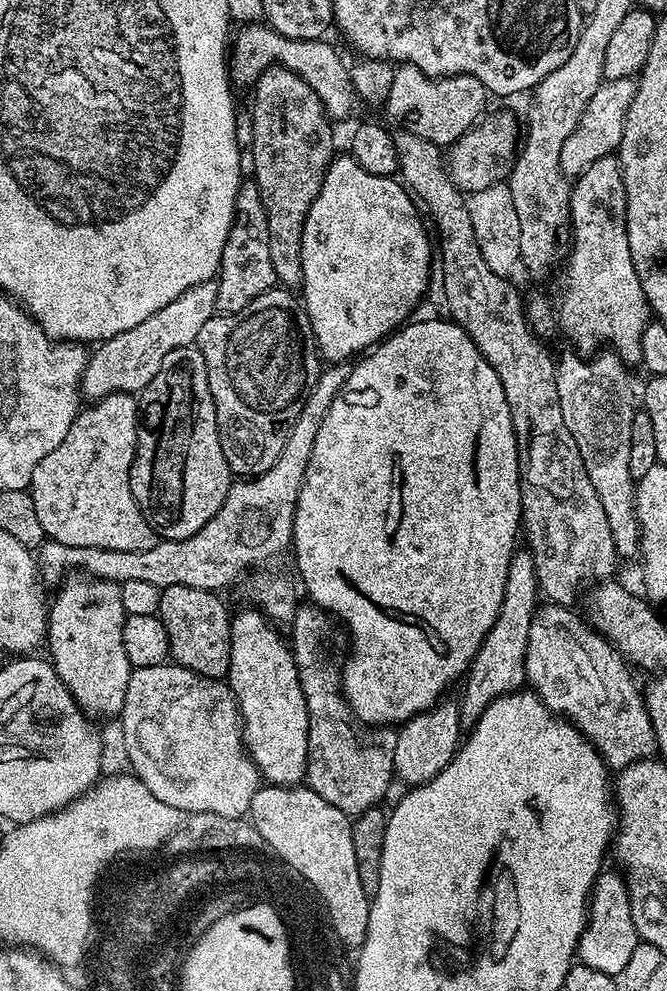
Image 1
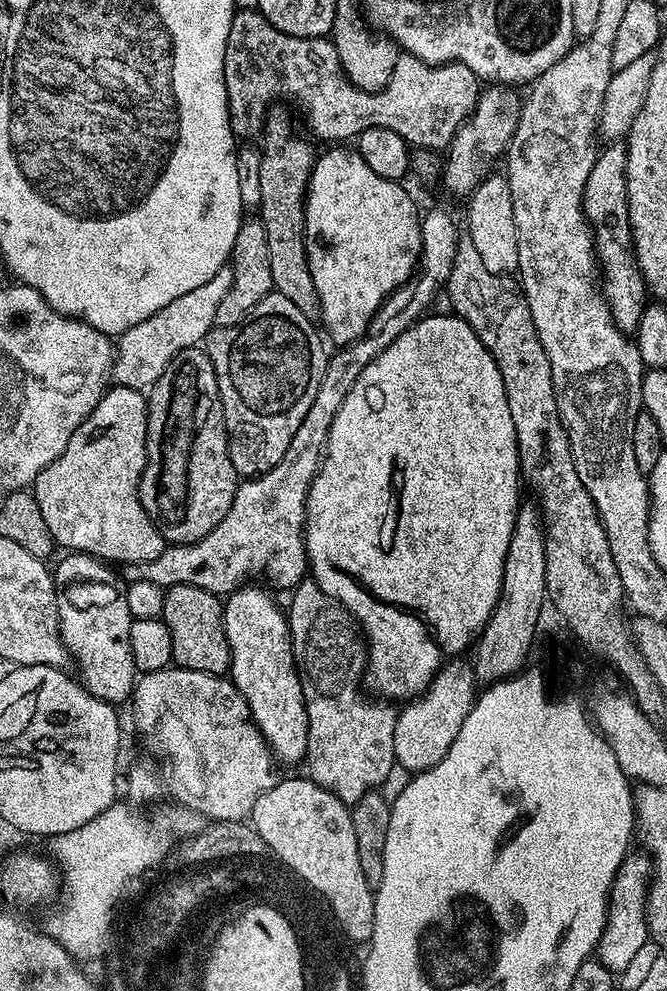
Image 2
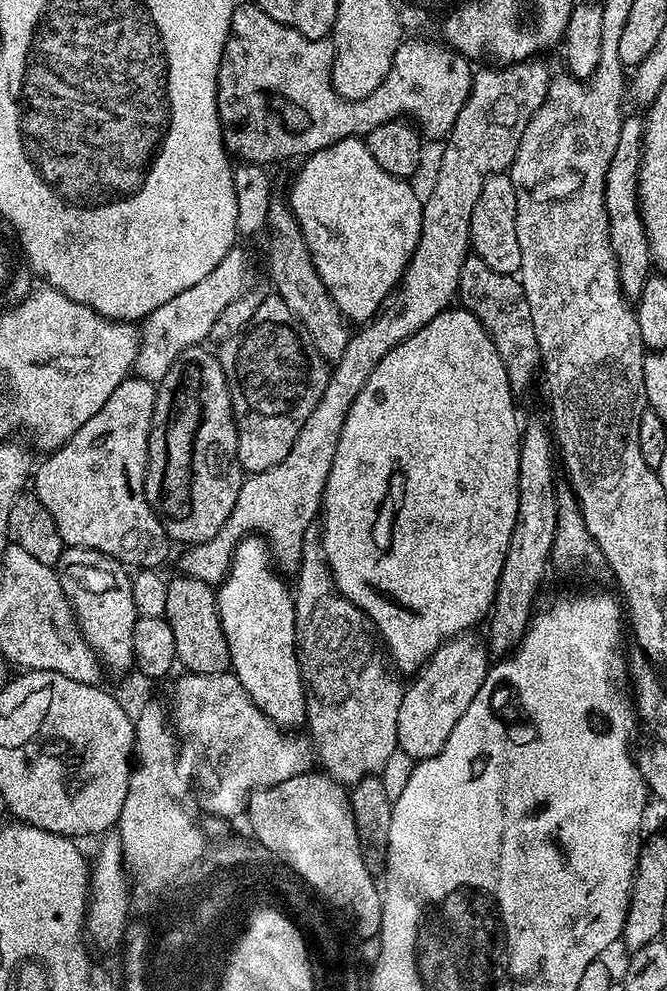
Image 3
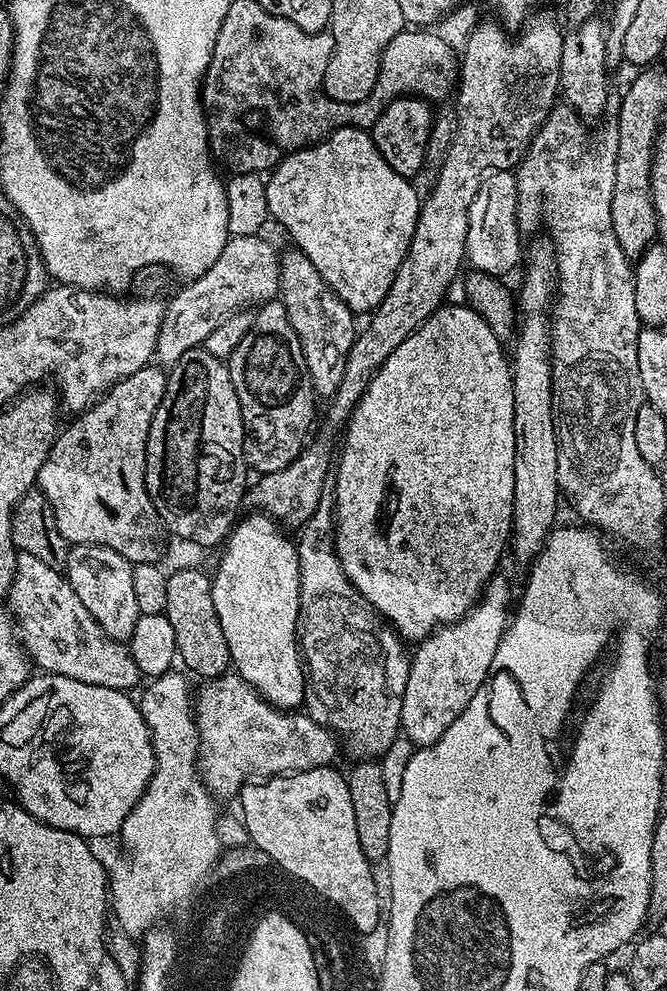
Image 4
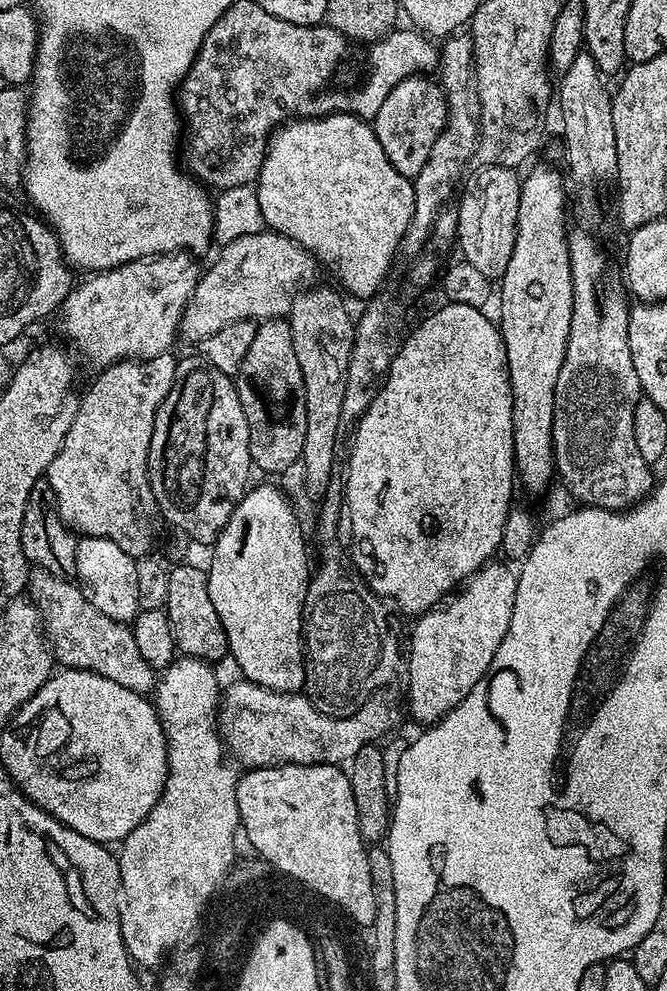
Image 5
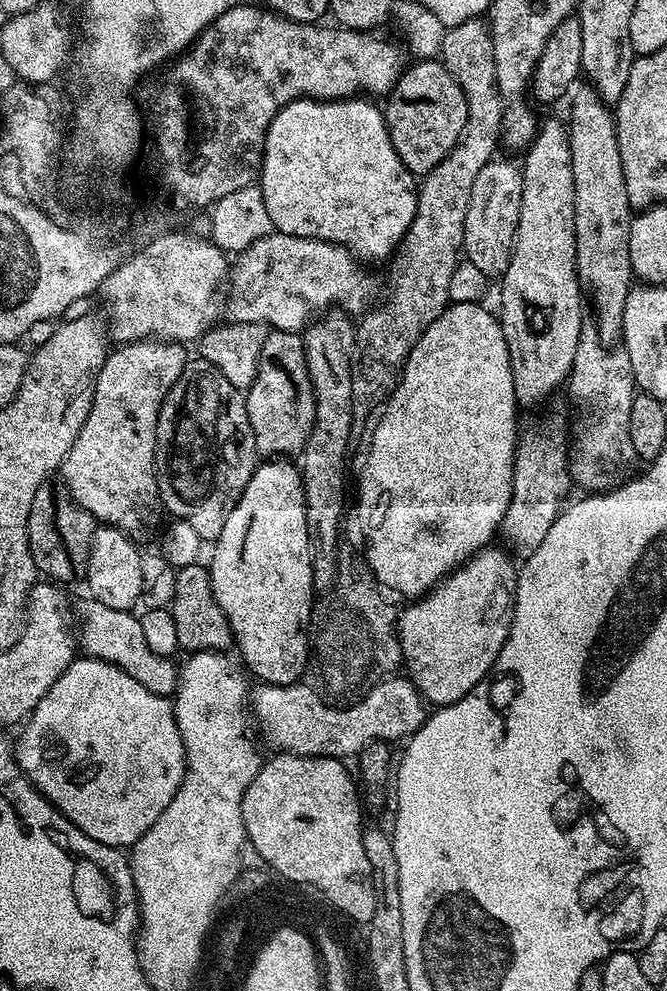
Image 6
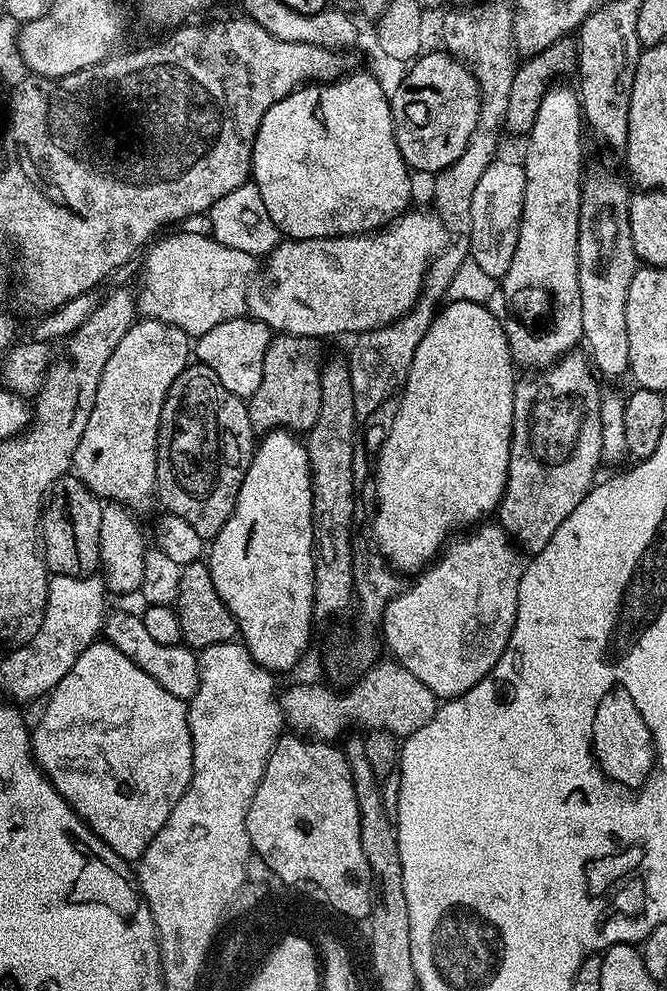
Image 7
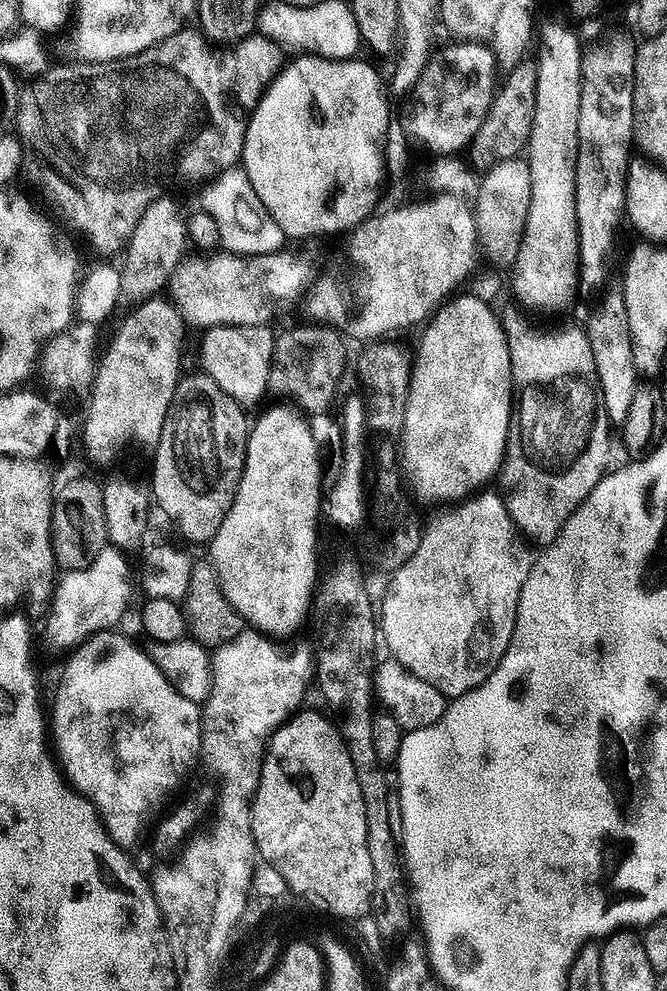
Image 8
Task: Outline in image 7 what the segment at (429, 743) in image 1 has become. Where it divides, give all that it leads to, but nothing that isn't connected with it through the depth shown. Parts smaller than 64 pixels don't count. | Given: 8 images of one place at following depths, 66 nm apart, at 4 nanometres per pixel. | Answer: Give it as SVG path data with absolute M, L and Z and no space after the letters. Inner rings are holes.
M481 523L457 535L455 540L423 569L422 574L413 579L417 580L412 585L409 583L404 591L397 592L388 601L382 617L382 640L384 632L389 650L396 655L393 656L395 663L410 670L410 674L414 674L418 682L430 686L432 693L441 701L466 694L466 690L482 682L482 678L490 674L498 658L502 658L514 630L518 610L518 586L524 573L521 553L510 543L508 533L499 523Z

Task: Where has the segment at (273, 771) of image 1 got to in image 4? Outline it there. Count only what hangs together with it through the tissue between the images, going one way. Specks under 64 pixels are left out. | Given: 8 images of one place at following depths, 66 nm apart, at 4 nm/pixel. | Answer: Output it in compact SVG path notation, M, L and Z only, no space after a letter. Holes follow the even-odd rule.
M248 514L239 521L228 533L228 539L222 545L224 553L220 556L220 565L212 576L212 593L214 594L214 610L218 610L218 622L222 622L222 634L226 634L226 646L230 646L231 667L235 675L240 676L251 688L268 704L273 704L276 708L285 710L296 710L304 702L304 665L300 658L300 645L298 643L298 633L296 623L300 613L300 590L299 590L299 558L296 553L297 541L277 521L267 514Z

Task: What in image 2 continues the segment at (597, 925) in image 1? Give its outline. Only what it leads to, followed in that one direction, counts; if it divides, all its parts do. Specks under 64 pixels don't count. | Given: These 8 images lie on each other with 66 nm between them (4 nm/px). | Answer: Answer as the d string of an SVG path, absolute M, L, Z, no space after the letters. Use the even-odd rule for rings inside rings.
M629 851L624 857L616 883L610 893L610 907L608 910L608 925L598 945L598 959L601 960L613 974L619 974L630 966L634 954L642 950L642 946L649 943L648 914L646 911L646 889L650 880L650 860L643 851Z

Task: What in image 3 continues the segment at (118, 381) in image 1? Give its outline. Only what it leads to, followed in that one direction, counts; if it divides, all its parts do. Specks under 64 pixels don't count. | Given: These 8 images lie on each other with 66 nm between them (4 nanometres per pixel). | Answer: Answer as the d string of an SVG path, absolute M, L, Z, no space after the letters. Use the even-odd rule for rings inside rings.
M234 246L226 254L226 258L222 258L222 262L218 262L218 266L214 266L214 270L206 274L206 278L202 278L202 282L190 286L190 290L182 290L182 294L170 298L165 304L158 306L158 310L144 317L140 349L134 365L135 375L141 380L159 382L166 370L170 370L174 358L182 354L182 350L203 345L208 340L210 326L214 326L218 314L222 314L222 310L226 310L226 306L234 302L234 298L241 296L249 284L248 256L240 246Z

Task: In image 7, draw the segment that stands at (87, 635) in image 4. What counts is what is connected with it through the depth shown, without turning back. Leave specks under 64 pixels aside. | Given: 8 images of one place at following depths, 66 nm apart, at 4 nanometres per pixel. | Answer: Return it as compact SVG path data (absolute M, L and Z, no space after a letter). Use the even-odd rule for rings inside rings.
M124 612L107 613L104 627L102 629L103 639L113 644L134 666L146 670L162 690L170 690L174 698L185 702L192 699L193 694L198 690L200 685L200 661L197 653L193 649L185 646L183 643L162 646L162 642L154 642L146 630L143 619L139 615L127 616Z

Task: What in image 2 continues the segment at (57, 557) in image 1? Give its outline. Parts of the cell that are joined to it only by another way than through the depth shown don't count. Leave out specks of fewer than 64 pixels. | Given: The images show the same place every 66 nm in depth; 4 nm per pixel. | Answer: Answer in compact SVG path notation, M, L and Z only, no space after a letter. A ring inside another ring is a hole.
M444 208L425 211L420 221L420 233L420 262L411 280L385 300L364 335L354 342L337 347L336 353L333 351L329 355L326 374L322 374L322 386L318 386L318 394L314 394L314 402L310 402L310 410L306 410L302 426L298 426L294 438L290 438L290 446L286 446L282 462L260 476L237 483L234 502L230 502L226 518L222 518L222 522L218 522L218 526L214 526L206 538L198 538L198 542L189 544L168 544L162 554L158 554L158 558L141 564L123 565L122 576L125 581L154 582L165 590L185 584L198 586L198 590L207 592L212 588L228 588L235 592L247 581L244 579L248 575L256 576L259 572L270 583L281 584L287 590L296 589L306 579L310 572L308 551L304 545L306 502L310 486L320 469L334 414L338 414L342 402L346 402L346 394L350 394L362 370L366 370L366 366L370 366L370 362L374 362L374 358L382 354L382 350L386 350L386 346L390 346L398 334L406 331L431 309L428 307L432 299L439 292L441 295L450 278L454 250L462 235L461 229L456 229L451 214Z

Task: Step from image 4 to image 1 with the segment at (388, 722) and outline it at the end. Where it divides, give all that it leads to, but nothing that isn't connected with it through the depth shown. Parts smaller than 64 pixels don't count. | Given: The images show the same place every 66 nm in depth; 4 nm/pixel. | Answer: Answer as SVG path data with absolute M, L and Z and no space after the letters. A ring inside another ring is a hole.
M311 602L301 603L290 631L292 657L298 670L298 682L302 682L302 694L306 698L310 718L307 787L312 788L318 798L326 798L326 802L338 806L342 814L350 818L361 816L383 801L386 788L394 779L397 729L360 723L344 700L340 674L346 659L346 648L340 645L341 629L329 613Z

